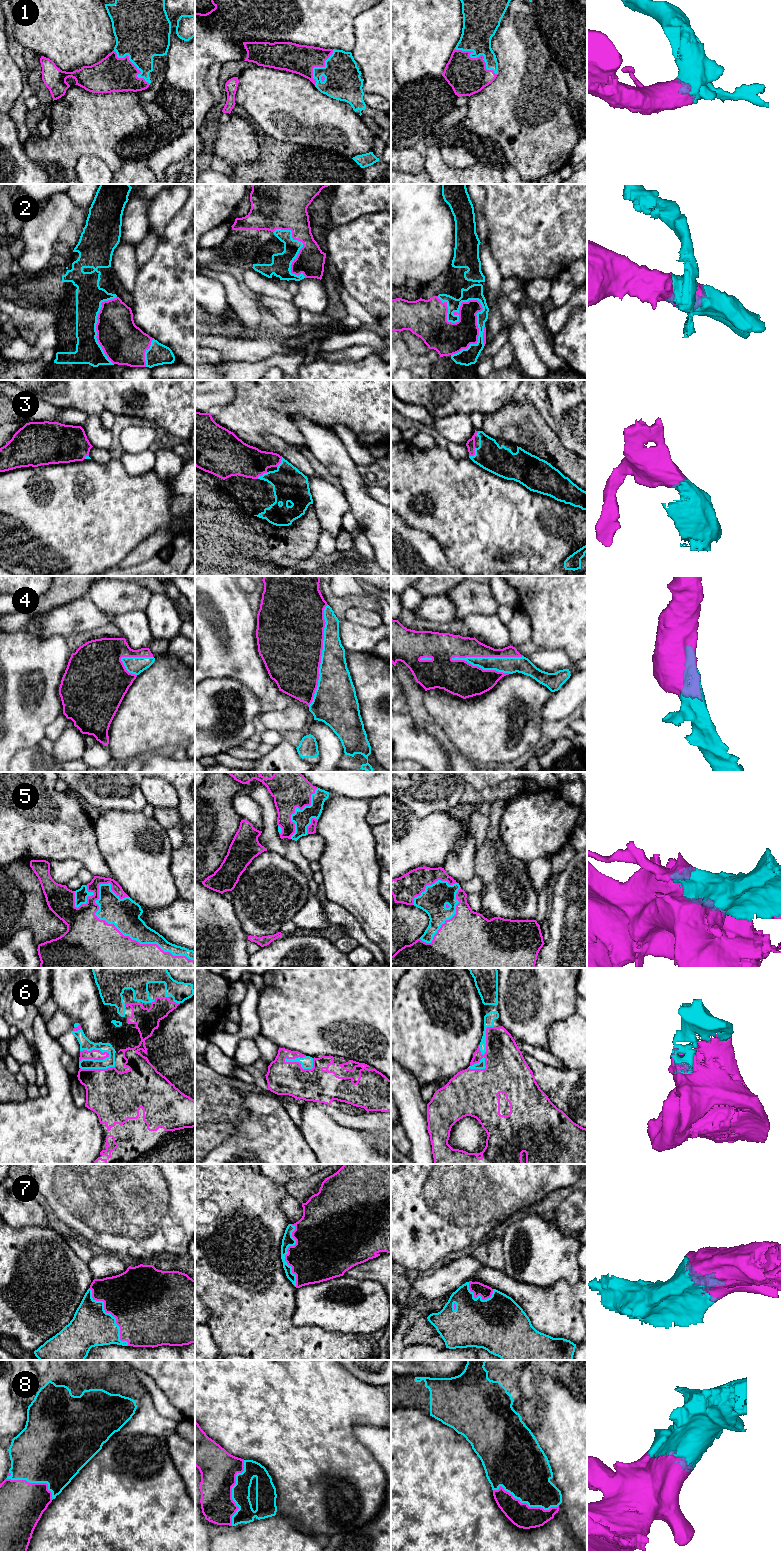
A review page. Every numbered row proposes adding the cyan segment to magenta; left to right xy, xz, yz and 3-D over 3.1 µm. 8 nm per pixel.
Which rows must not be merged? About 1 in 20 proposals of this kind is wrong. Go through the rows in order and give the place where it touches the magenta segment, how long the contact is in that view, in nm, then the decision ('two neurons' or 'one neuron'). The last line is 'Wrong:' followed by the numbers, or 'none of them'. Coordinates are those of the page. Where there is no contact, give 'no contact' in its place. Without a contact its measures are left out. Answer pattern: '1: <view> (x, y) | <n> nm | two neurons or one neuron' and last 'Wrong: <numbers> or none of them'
1: yz (478, 57) | 400 nm | one neuron
2: yz (478, 333) | 500 nm | one neuron
3: yz (474, 454) | 90 nm | one neuron
4: yz (486, 656) | 600 nm | one neuron
5: xy (129, 937) | 1000 nm | one neuron
6: yz (486, 1047) | 400 nm | one neuron
7: xy (111, 1314) | 550 nm | one neuron
8: yz (526, 1503) | 550 nm | one neuron
Wrong: none of them

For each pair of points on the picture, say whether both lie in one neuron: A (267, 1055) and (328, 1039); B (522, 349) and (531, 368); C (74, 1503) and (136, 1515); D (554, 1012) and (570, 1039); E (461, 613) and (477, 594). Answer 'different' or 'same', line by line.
A: different
B: same
C: same
D: different
E: same

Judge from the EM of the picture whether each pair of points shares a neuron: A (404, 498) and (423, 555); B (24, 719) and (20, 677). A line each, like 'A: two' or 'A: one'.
A: two
B: one

